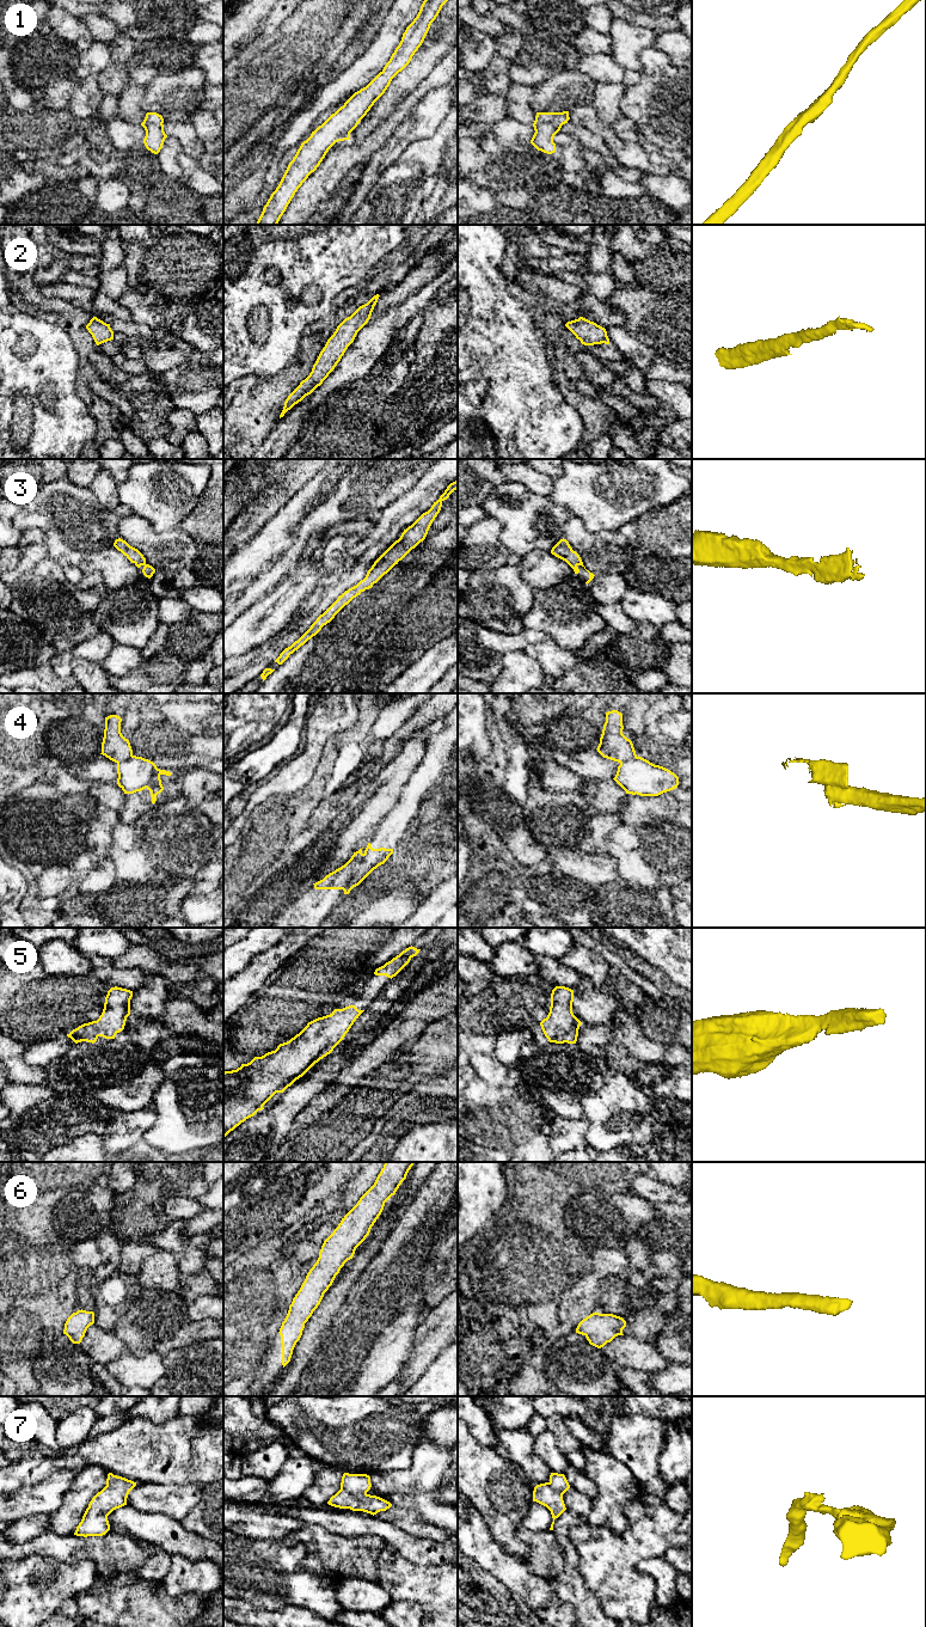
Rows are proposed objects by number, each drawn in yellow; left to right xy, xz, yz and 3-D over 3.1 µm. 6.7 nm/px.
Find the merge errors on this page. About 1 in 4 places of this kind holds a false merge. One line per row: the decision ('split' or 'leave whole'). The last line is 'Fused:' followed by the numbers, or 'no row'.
1: leave whole
2: leave whole
3: leave whole
4: split
5: leave whole
6: leave whole
7: leave whole
Fused: 4

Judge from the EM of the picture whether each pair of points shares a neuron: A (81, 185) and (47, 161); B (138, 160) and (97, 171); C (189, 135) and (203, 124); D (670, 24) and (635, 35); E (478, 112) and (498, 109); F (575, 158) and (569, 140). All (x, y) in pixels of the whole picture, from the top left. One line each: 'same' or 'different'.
A: same
B: same
C: different
D: different
E: same
F: same

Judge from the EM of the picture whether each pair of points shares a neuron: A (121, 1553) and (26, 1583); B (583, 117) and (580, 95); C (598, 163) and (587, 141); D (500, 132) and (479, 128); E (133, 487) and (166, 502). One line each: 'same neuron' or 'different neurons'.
A: different neurons
B: different neurons
C: different neurons
D: different neurons
E: same neuron

